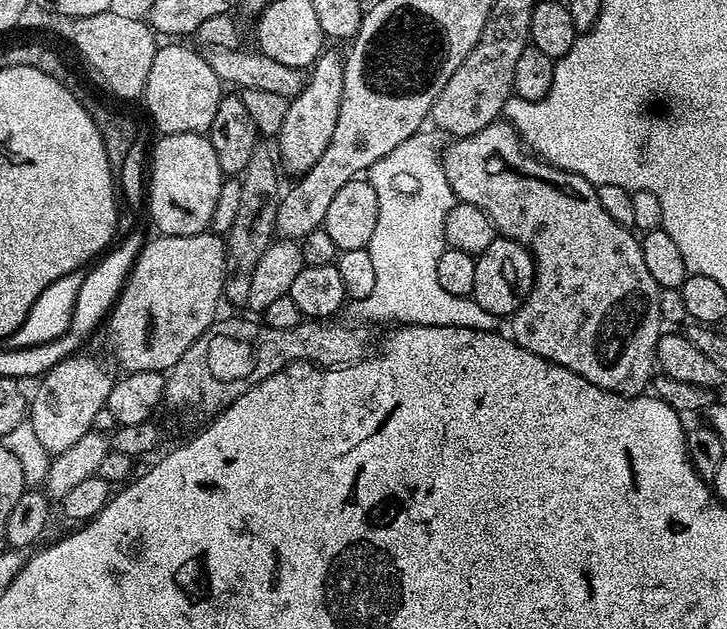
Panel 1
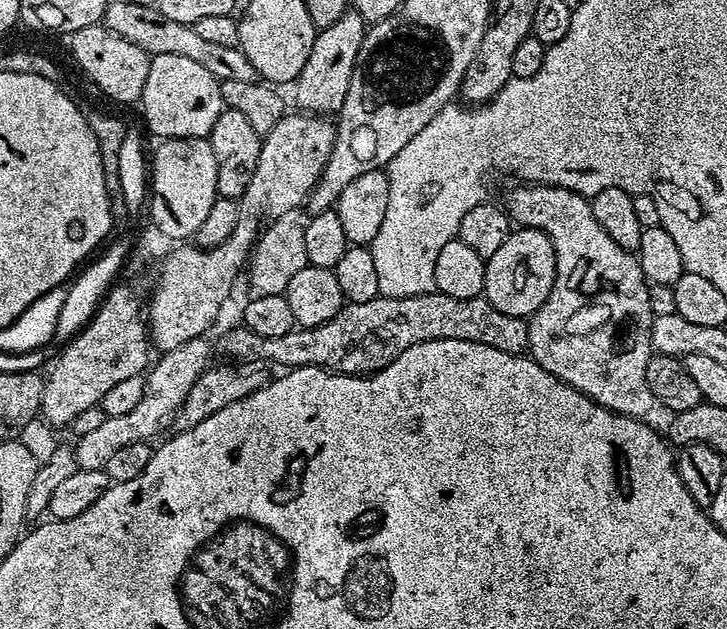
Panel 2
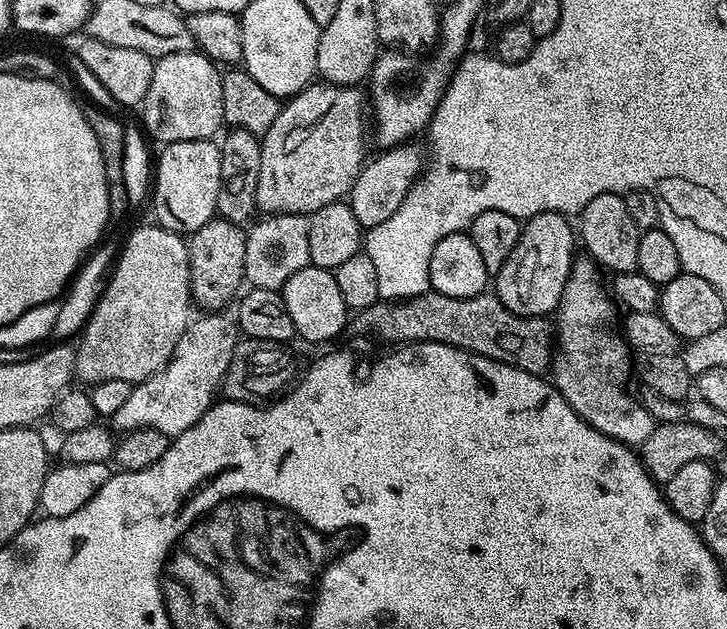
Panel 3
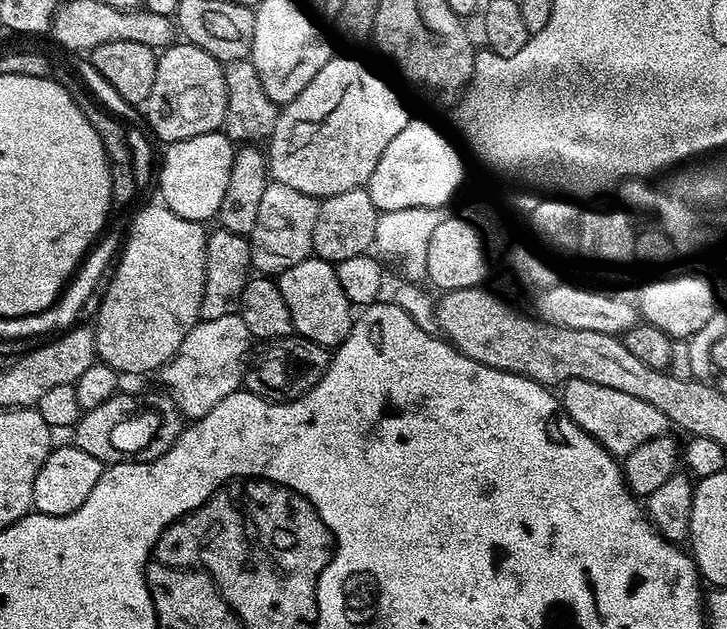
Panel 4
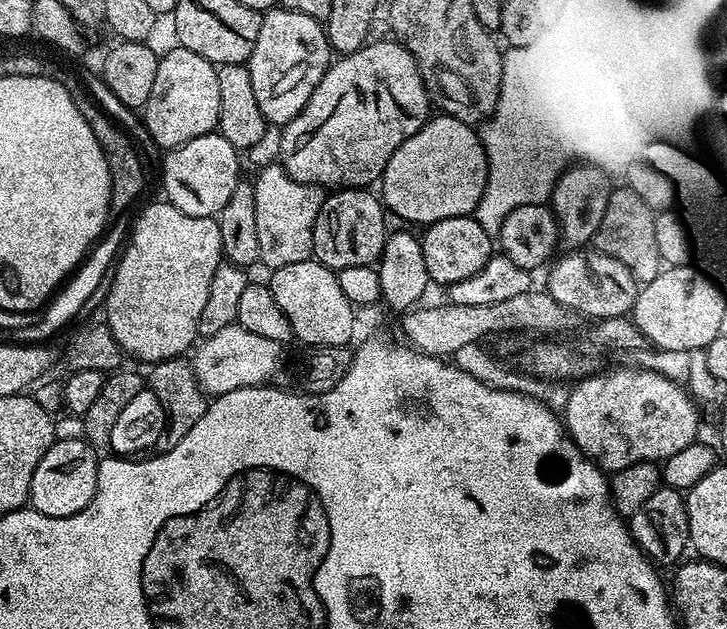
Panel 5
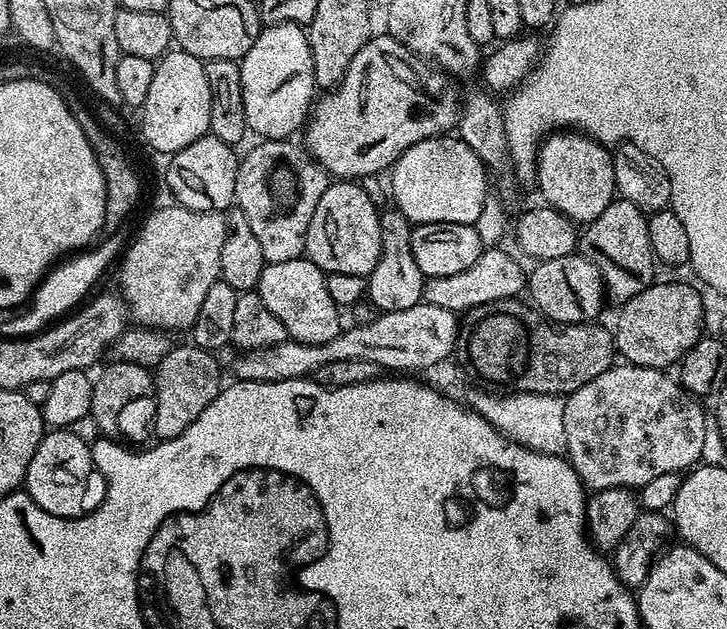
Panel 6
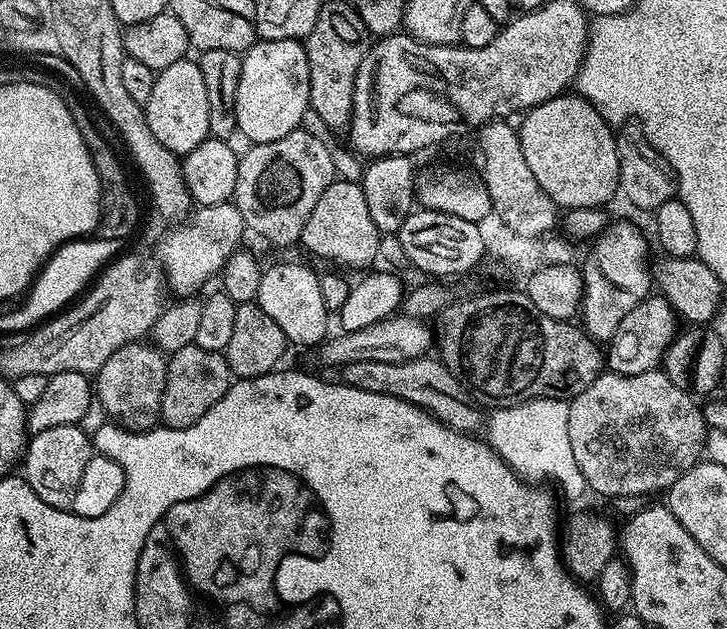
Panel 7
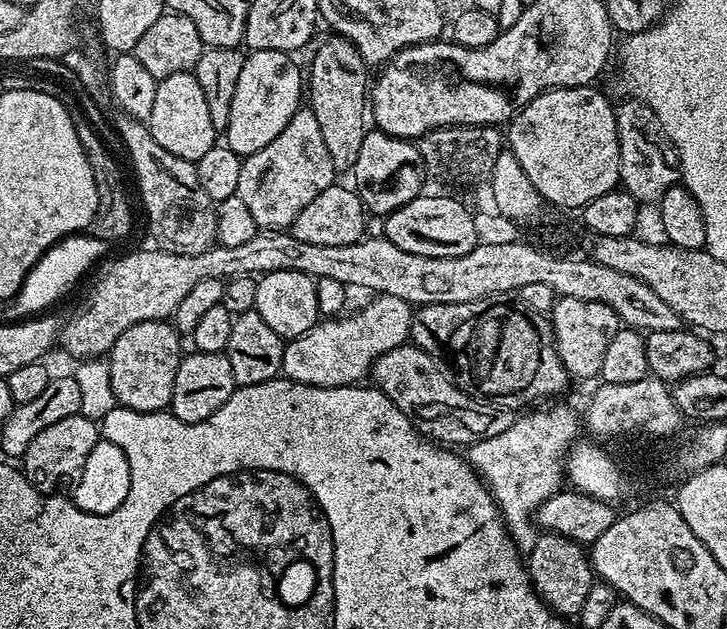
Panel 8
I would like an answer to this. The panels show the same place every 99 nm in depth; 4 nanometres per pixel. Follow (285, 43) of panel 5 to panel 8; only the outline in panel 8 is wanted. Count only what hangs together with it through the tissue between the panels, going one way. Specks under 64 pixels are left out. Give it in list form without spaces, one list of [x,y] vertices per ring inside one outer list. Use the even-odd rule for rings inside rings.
[[[278,50],[249,51],[245,55],[242,74],[238,74],[238,90],[234,90],[234,102],[230,102],[230,122],[226,129],[226,147],[240,157],[270,146],[286,130],[286,122],[302,107],[300,94],[302,98],[306,80],[302,74],[300,77],[300,68],[292,60],[295,59],[289,53]]]

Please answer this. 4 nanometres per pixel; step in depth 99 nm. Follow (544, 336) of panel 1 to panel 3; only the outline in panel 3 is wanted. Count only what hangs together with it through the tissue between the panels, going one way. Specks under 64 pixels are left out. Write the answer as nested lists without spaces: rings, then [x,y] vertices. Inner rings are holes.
[[[591,258],[573,259],[572,269],[568,275],[566,286],[562,290],[560,304],[554,313],[554,340],[558,347],[550,365],[550,376],[557,390],[570,402],[570,406],[594,430],[606,434],[612,440],[617,440],[629,446],[639,446],[650,438],[657,426],[657,421],[644,408],[639,399],[636,400],[624,389],[624,379],[628,376],[628,355],[630,349],[627,340],[619,331],[611,332],[607,324],[611,322],[618,311],[609,289],[600,281],[601,269]]]

